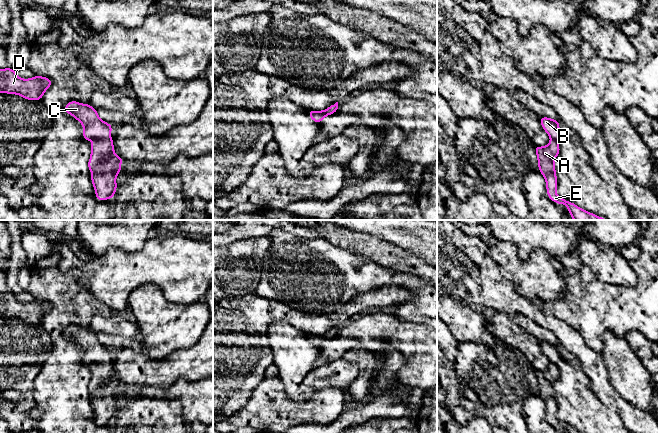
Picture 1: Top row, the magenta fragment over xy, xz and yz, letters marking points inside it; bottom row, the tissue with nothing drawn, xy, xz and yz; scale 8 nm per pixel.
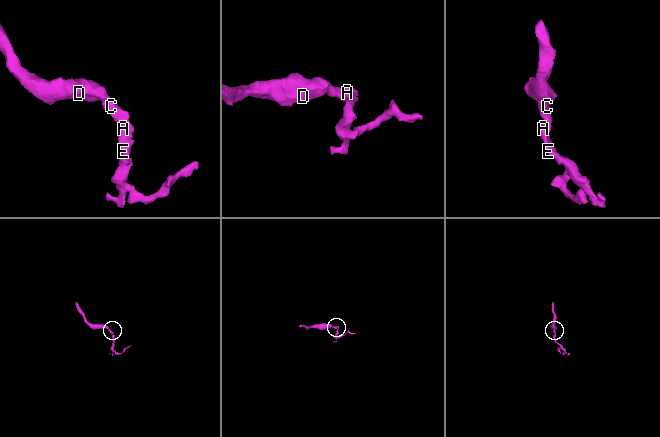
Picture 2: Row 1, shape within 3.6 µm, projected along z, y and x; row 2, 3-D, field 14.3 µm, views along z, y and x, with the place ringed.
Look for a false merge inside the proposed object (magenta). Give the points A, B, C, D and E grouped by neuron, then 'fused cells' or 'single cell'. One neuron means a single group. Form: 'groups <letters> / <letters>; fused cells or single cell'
groups A B C D E; single cell

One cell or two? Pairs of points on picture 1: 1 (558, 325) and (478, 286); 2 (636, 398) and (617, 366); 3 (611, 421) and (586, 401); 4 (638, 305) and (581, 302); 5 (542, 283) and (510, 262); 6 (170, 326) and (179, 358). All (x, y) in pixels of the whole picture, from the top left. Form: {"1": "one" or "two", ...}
{"1": "one", "2": "one", "3": "one", "4": "one", "5": "one", "6": "two"}

